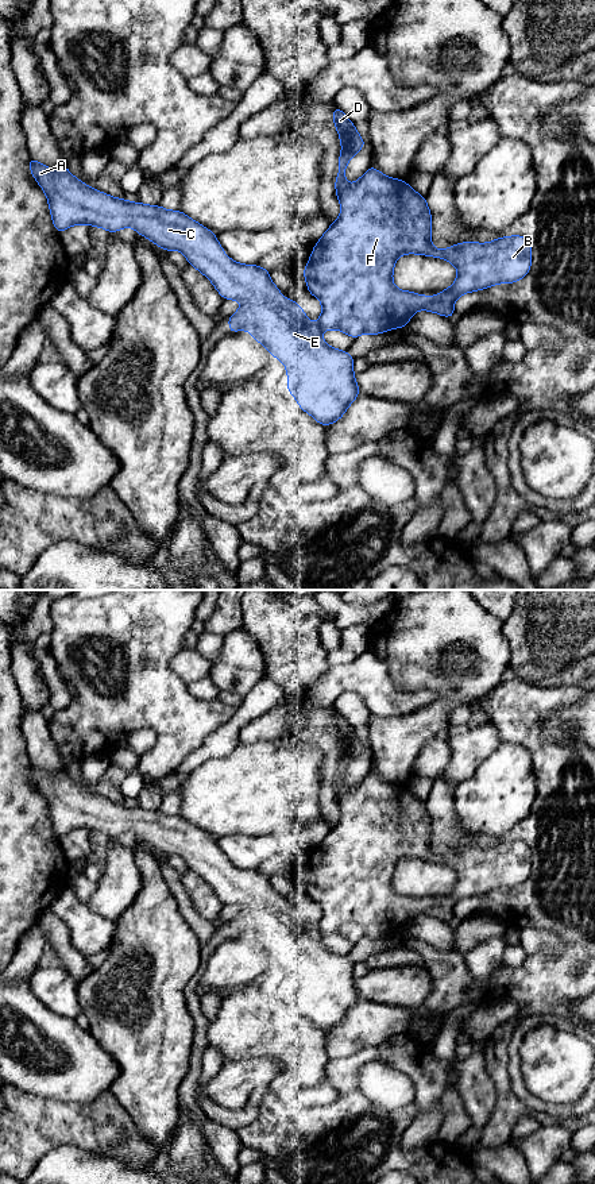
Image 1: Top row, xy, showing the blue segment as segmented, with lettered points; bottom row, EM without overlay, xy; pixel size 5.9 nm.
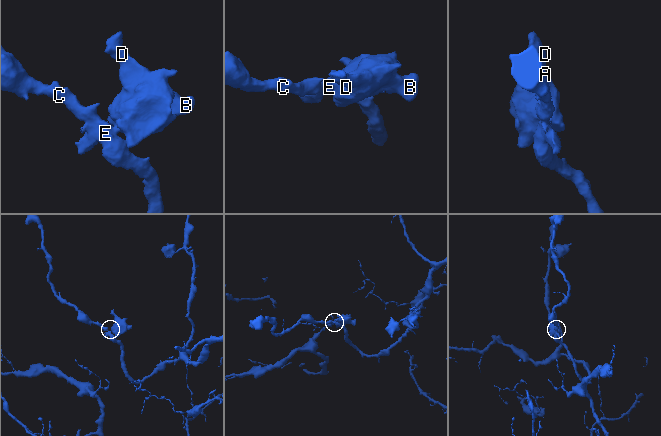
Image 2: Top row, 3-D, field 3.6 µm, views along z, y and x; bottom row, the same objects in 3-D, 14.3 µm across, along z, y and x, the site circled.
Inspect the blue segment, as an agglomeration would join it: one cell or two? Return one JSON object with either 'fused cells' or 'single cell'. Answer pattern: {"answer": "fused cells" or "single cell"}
{"answer": "fused cells"}

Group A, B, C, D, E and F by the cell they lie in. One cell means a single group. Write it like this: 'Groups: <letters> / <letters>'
Groups: A C E / B D F

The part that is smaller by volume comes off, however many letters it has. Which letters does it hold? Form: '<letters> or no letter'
B, D, F

